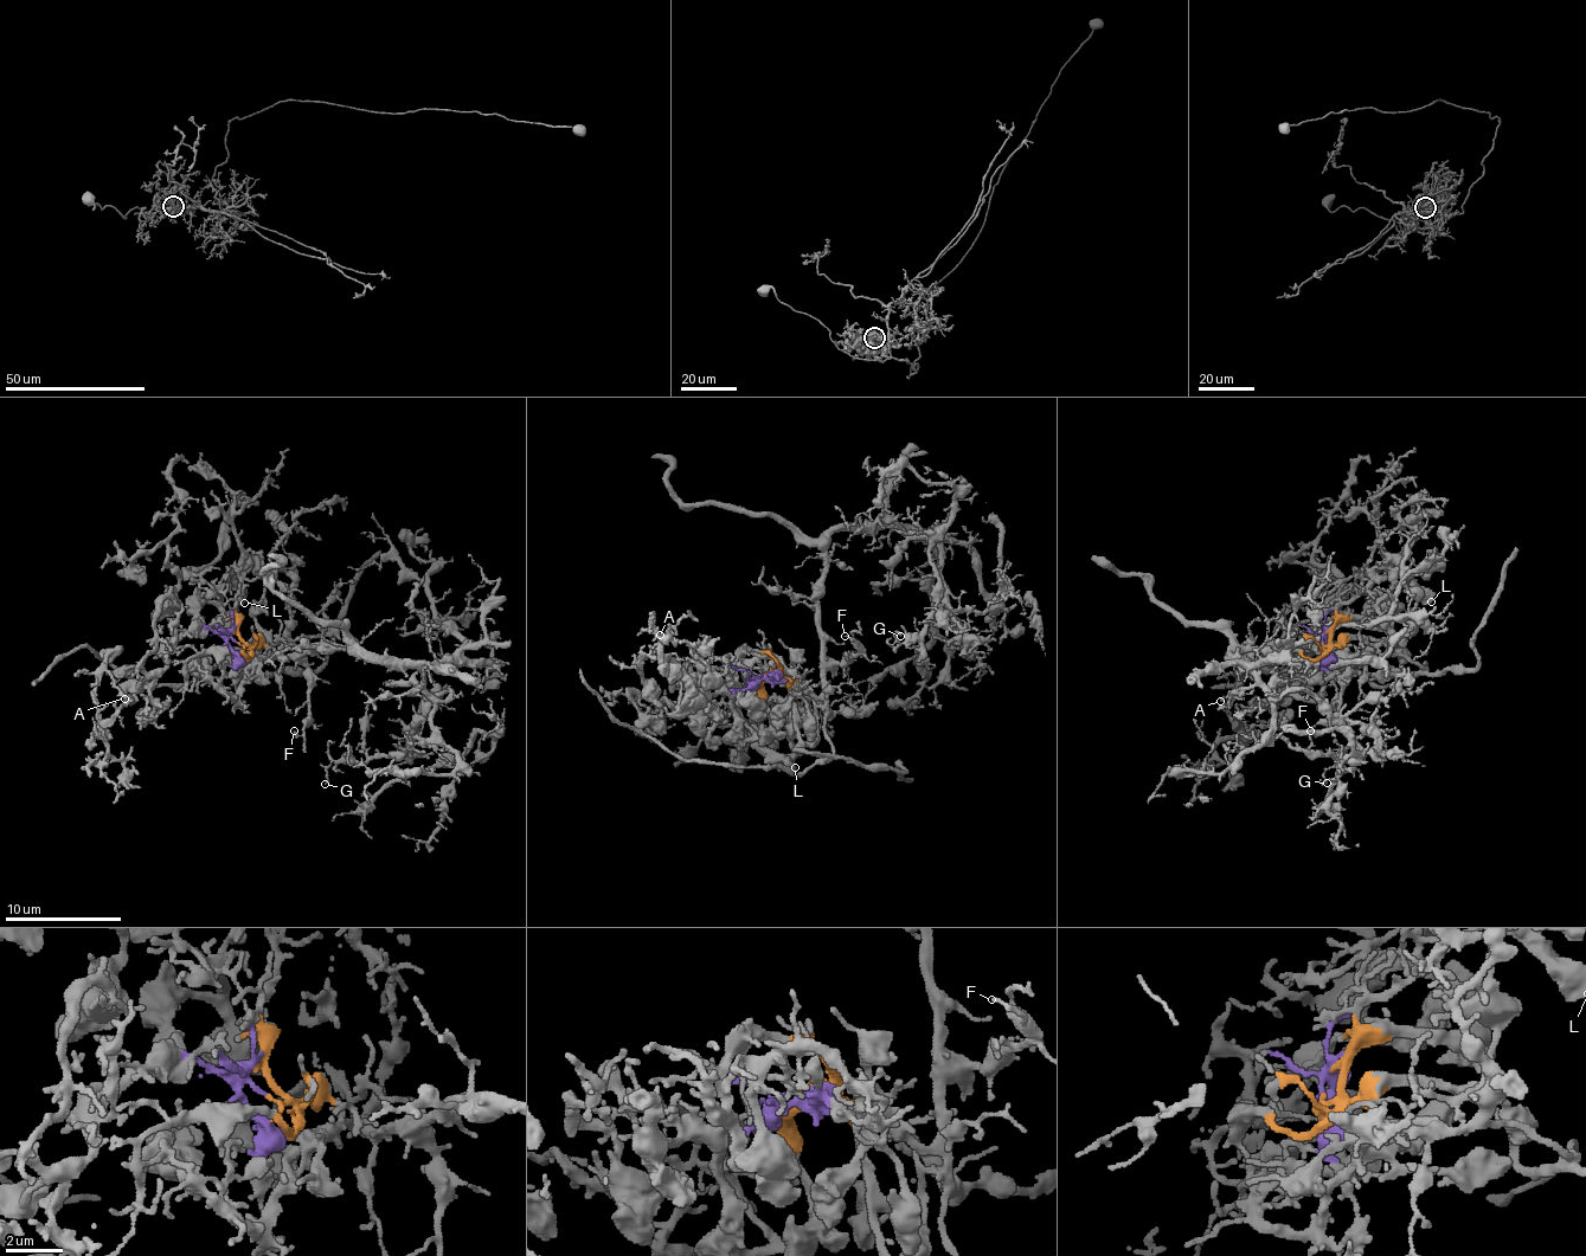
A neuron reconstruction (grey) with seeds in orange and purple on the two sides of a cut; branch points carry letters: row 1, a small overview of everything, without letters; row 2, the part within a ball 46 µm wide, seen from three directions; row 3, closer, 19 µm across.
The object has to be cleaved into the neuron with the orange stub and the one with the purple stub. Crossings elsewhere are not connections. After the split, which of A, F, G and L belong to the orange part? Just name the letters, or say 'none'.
A, L

